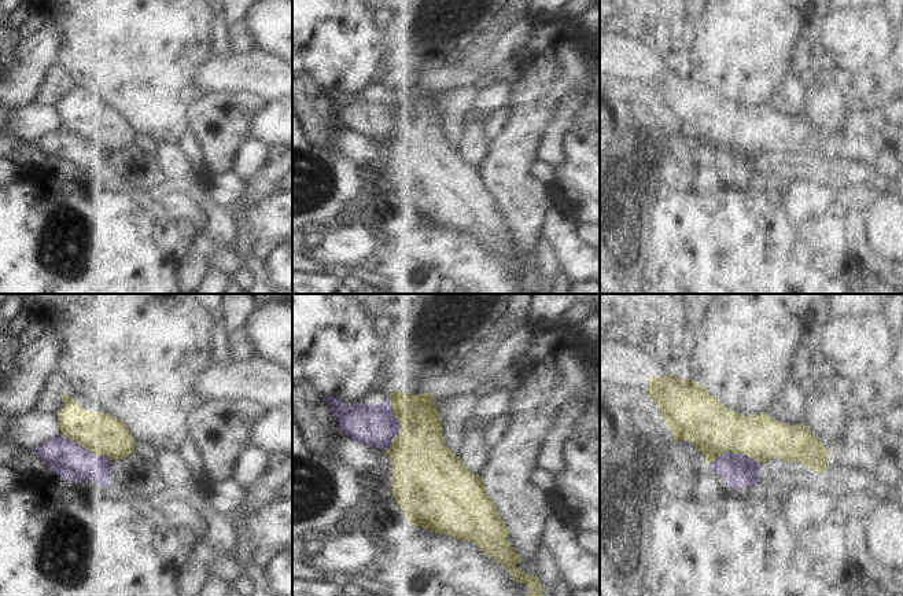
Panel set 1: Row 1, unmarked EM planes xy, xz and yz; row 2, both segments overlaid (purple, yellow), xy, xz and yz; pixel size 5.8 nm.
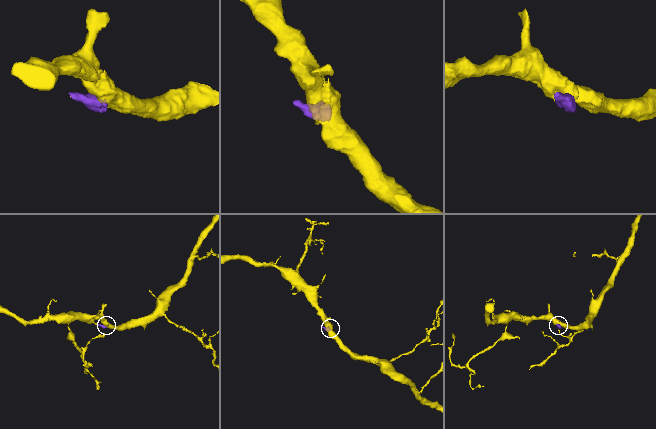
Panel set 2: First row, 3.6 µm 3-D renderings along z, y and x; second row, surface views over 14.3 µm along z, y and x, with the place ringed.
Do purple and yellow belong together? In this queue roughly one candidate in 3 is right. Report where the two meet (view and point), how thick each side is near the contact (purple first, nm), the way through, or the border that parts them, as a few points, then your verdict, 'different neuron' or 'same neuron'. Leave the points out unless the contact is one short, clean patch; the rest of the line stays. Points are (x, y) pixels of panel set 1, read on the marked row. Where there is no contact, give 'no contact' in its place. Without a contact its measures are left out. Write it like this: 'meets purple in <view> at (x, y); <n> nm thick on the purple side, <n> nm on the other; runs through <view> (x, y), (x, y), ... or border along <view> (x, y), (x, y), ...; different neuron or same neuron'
meets purple in xz at (400, 423); 240 nm thick on the purple side, 340 nm on the other; different neuron

